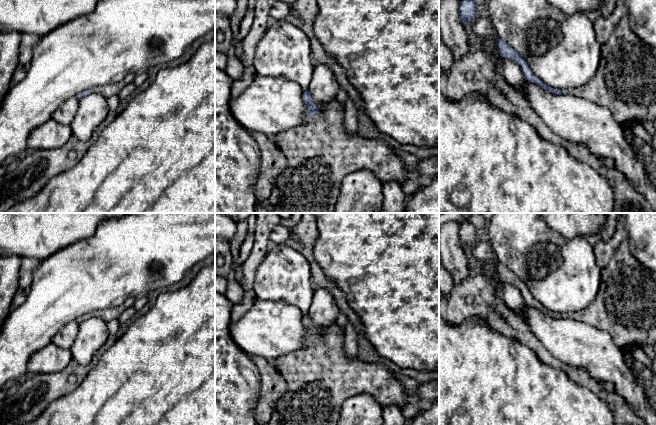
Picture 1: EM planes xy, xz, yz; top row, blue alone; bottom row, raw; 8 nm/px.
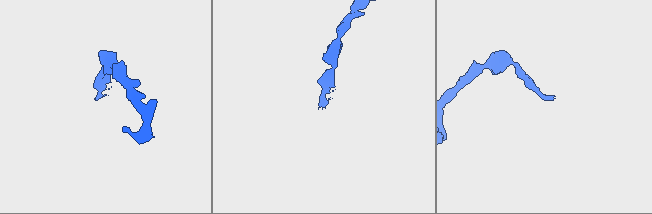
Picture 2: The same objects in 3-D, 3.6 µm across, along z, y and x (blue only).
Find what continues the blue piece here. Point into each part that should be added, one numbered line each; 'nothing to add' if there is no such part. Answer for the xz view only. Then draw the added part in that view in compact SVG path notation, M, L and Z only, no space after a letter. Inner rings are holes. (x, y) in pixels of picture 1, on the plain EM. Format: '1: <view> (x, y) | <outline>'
1: xz (319, 378) | M334 322L315 340L295 353L275 359L272 366L286 382L287 391L277 401L280 425L337 425L343 403L354 396L371 395L381 407L395 405L403 410L408 393L392 372L378 364L350 358L344 352L345 333Z

